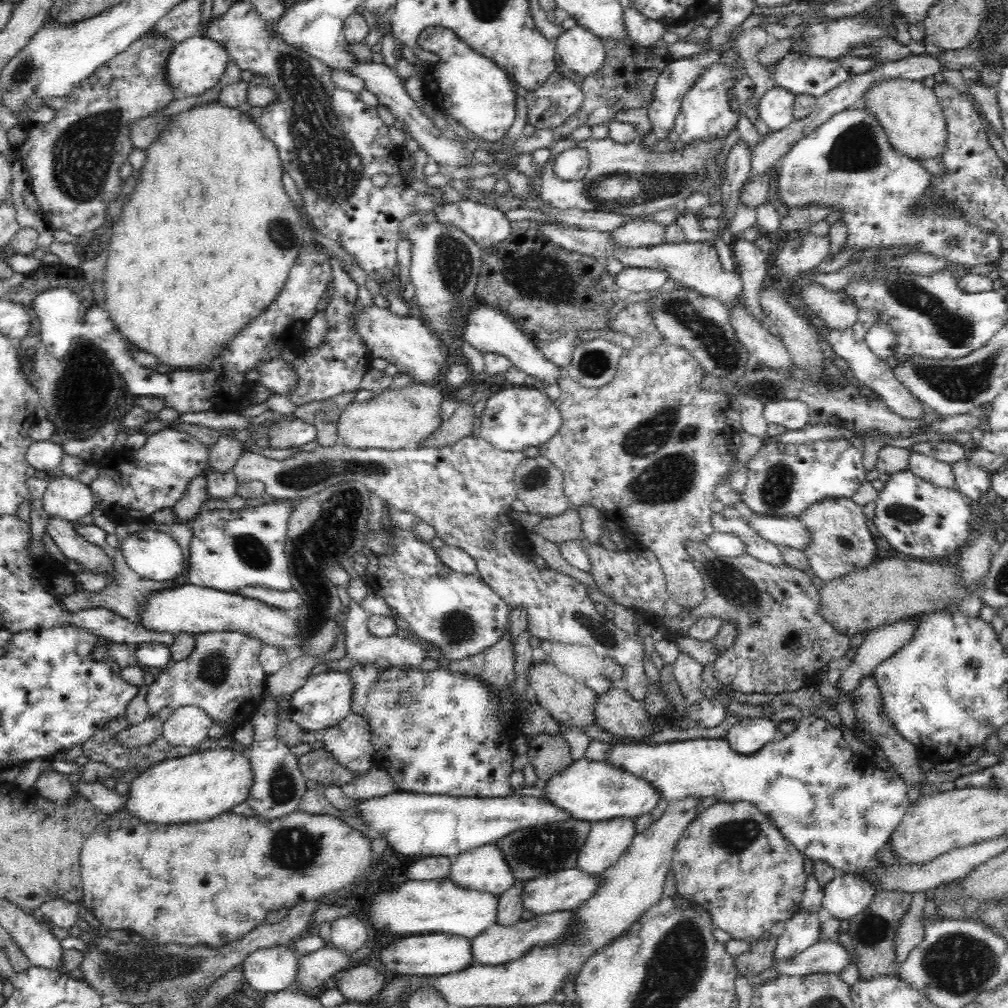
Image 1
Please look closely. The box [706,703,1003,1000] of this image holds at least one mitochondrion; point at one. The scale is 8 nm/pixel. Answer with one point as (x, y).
(962, 961)

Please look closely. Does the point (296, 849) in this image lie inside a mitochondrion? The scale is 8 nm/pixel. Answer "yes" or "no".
yes

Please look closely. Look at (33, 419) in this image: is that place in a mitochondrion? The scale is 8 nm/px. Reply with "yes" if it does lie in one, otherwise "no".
no

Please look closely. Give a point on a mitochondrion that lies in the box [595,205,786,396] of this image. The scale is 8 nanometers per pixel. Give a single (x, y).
(714, 341)

